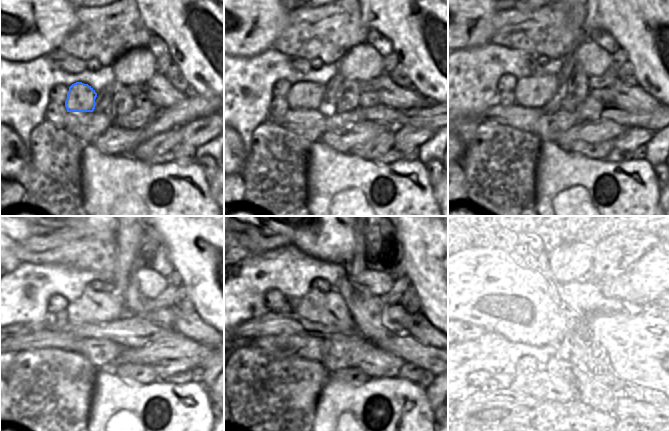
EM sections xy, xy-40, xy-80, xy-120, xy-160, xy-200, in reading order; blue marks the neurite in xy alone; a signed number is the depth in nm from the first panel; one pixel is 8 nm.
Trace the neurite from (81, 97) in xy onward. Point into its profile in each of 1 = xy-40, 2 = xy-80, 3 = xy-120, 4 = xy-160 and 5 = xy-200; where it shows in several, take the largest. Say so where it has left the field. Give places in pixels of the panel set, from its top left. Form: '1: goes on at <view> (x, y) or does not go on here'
1: goes on at xy-40 (303, 95)
2: goes on at xy-80 (533, 91)
3: goes on at xy-120 (92, 306)
4: goes on at xy-160 (329, 308)
5: goes on at xy-200 (554, 308)

